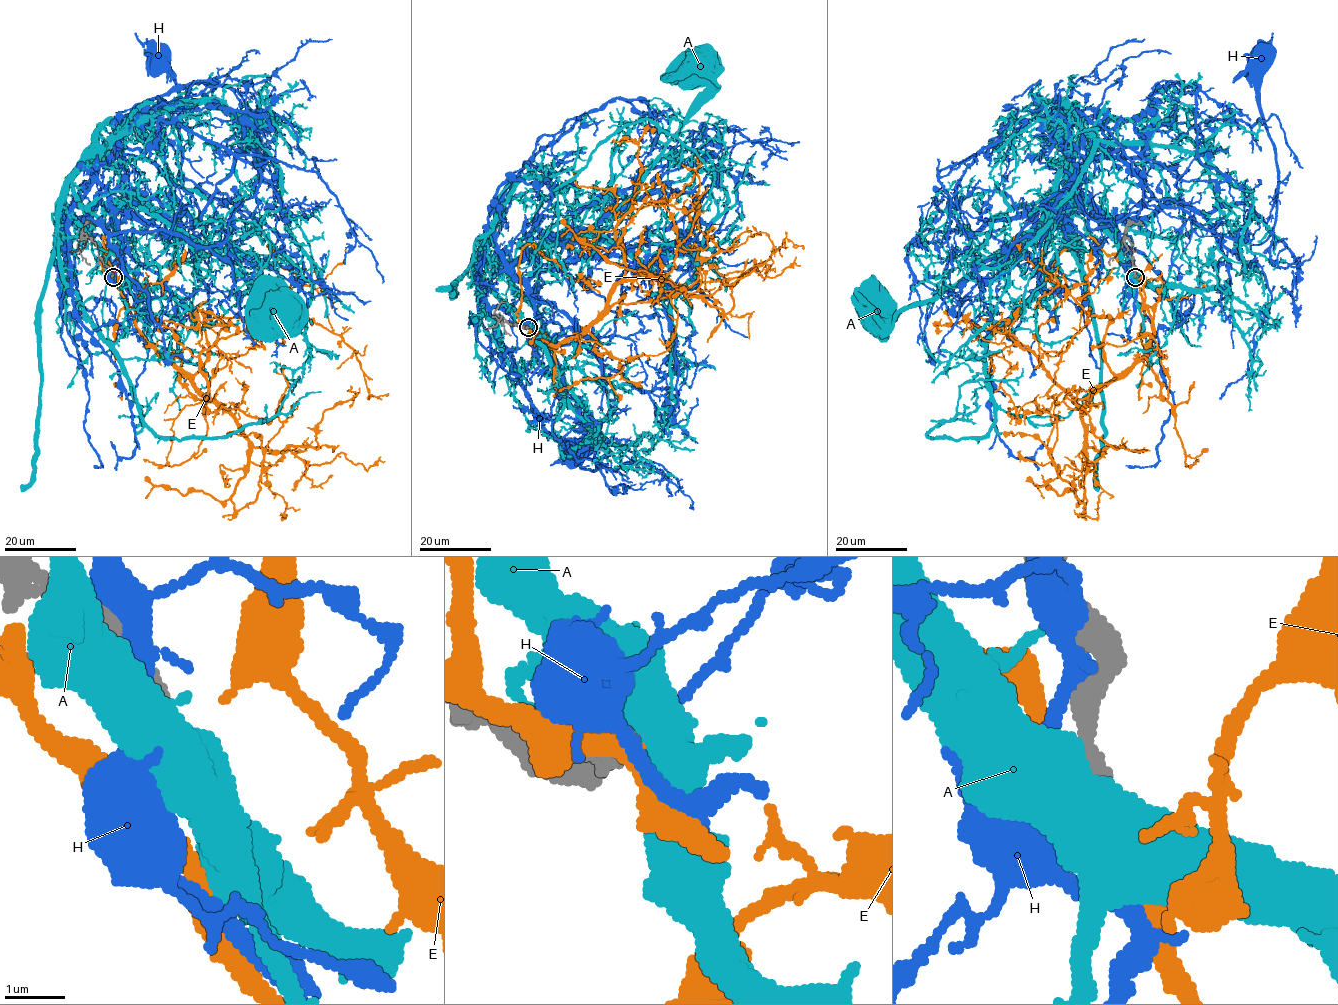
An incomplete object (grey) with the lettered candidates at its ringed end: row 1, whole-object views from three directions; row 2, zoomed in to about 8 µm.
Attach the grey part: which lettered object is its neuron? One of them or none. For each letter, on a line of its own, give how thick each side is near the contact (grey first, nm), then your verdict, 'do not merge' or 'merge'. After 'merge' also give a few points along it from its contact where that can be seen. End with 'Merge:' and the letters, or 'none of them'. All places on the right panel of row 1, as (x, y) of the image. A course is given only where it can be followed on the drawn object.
A: 650 nm thick on the grey side, 950 nm on the other; do not merge
E: 600 nm thick on the grey side, 440 nm on the other; do not merge
H: 600 nm thick on the grey side, 600 nm on the other; do not merge
Merge: none of them

